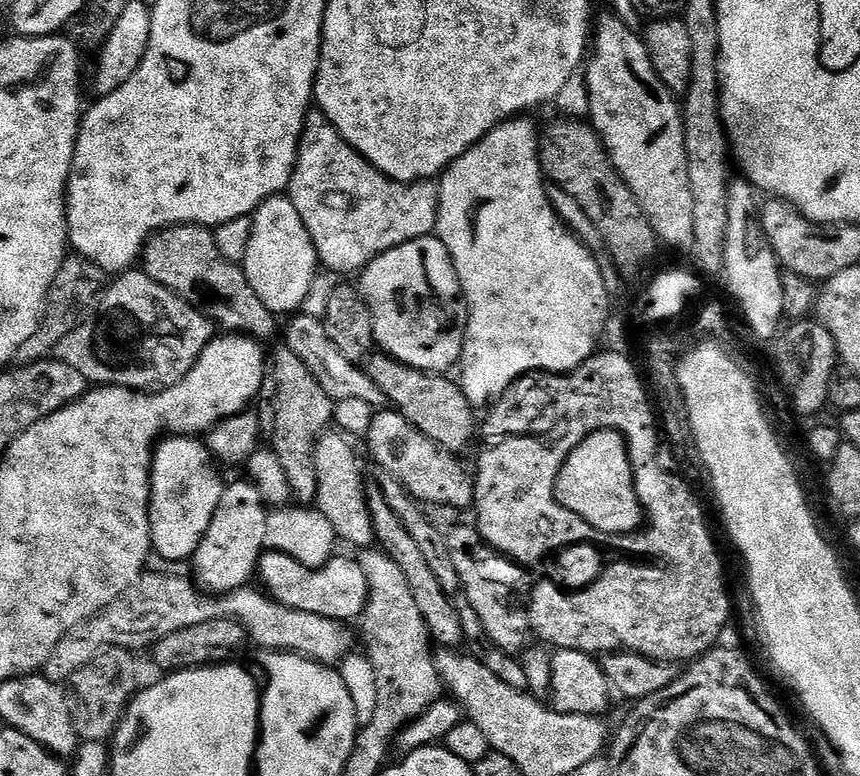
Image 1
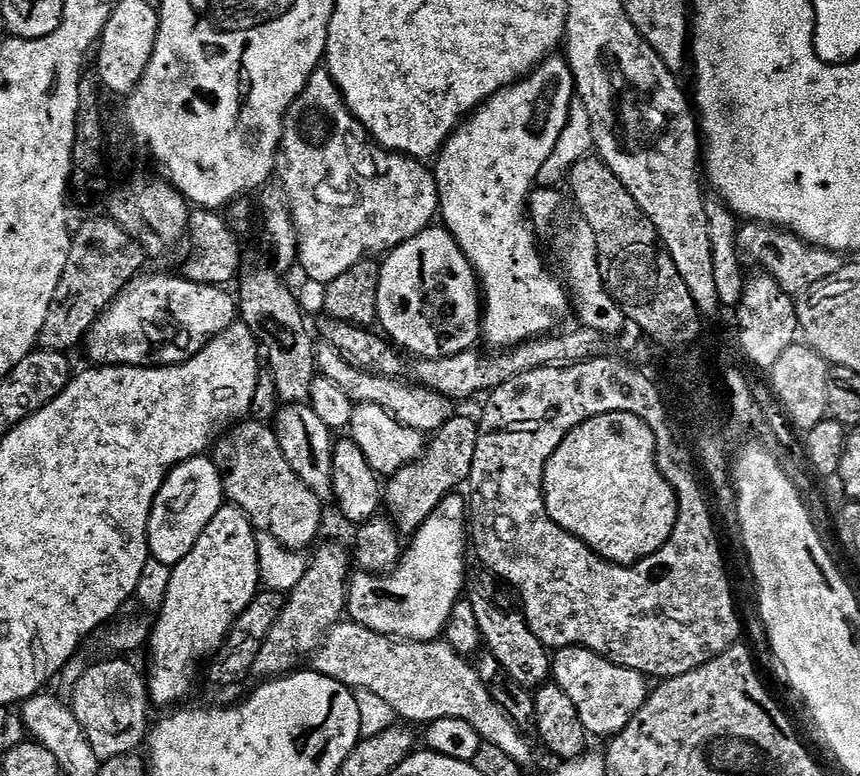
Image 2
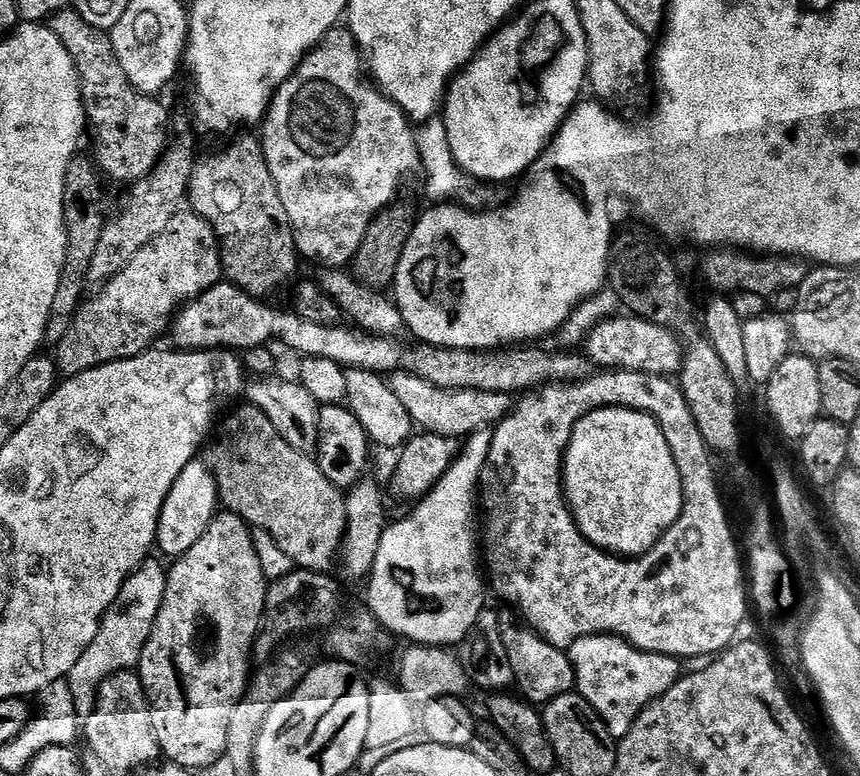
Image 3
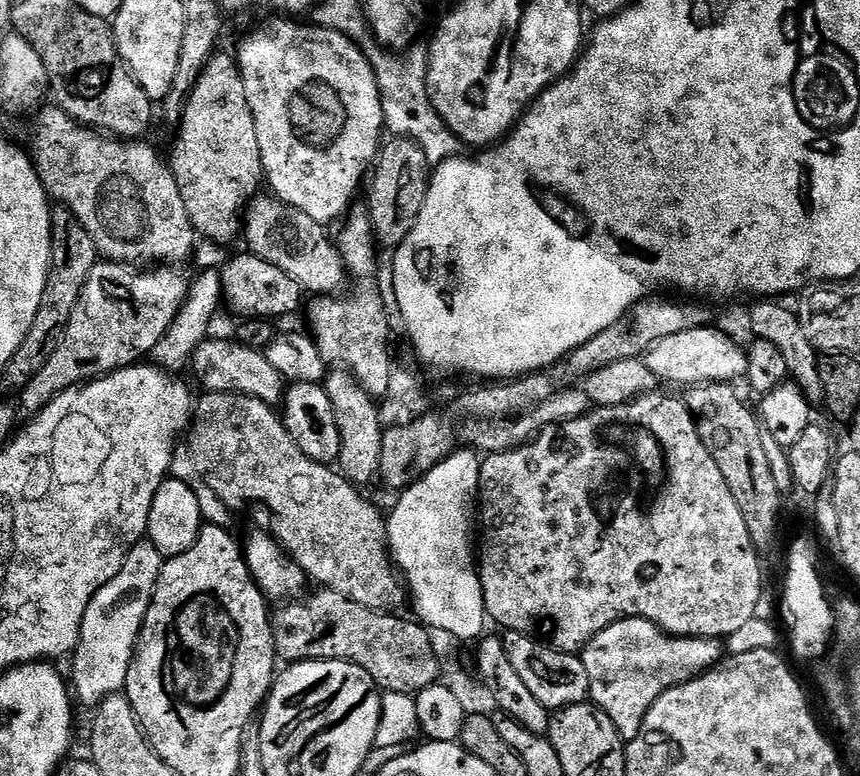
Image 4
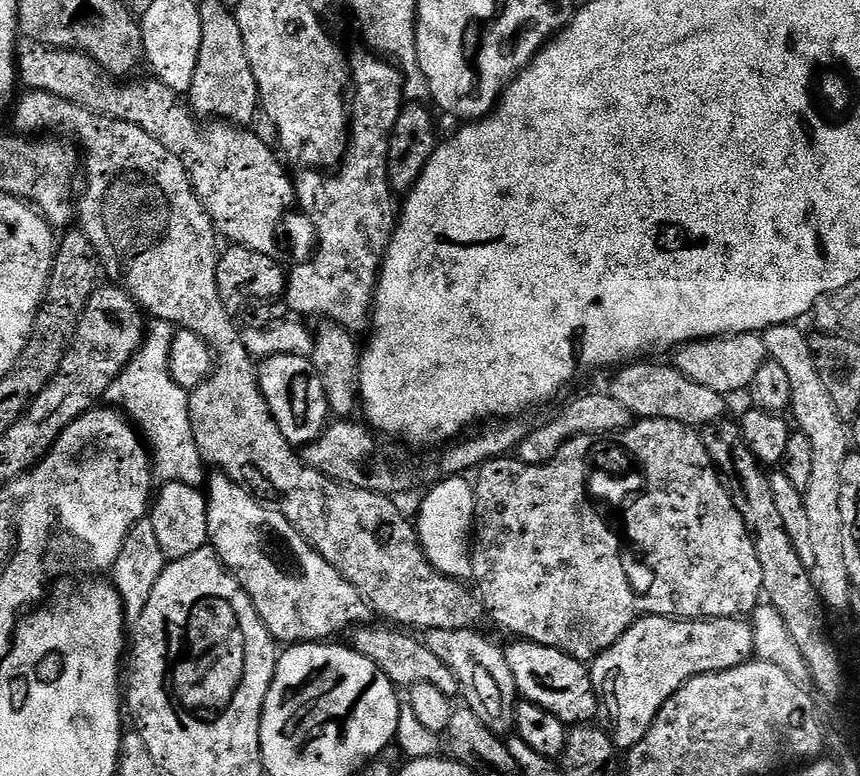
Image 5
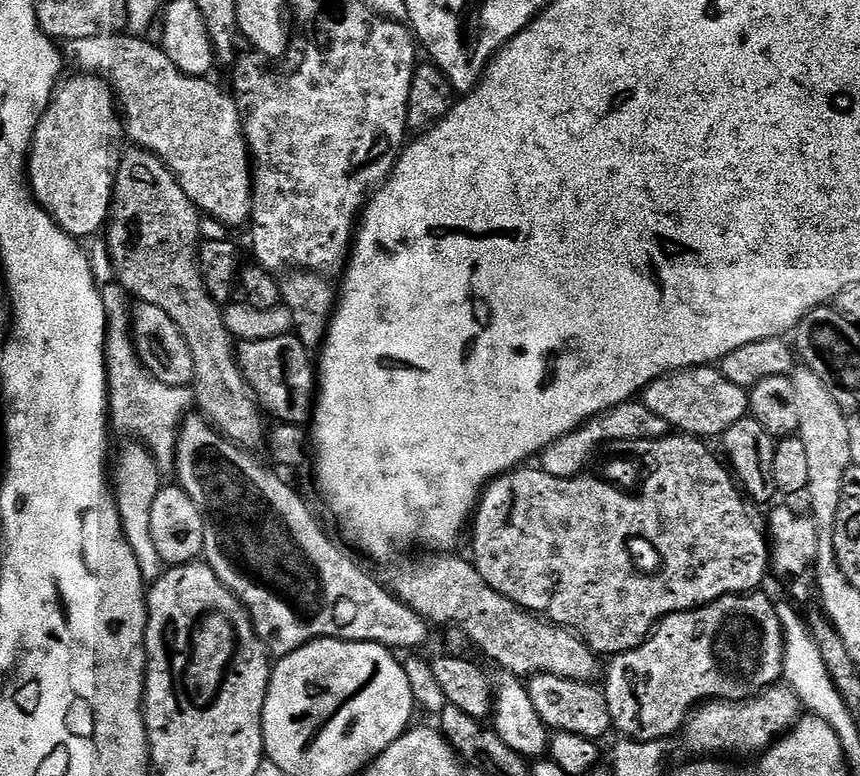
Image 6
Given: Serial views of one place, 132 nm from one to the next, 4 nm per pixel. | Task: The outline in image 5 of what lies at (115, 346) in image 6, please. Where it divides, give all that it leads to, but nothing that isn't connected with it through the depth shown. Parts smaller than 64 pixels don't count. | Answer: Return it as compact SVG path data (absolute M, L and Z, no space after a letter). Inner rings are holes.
M151 319L146 326L144 342L122 374L111 384L105 401L122 409L143 432L153 461L153 479L159 485L180 483L200 488L206 482L206 466L201 461L193 426L190 425L191 393L174 381L169 369L175 333L175 325Z

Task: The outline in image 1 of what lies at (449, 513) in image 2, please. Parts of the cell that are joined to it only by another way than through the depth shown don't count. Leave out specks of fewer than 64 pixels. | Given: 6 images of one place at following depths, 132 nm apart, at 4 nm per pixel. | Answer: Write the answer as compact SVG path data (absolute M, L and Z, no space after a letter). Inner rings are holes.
M267 551L260 557L258 576L270 598L292 609L318 614L328 619L349 622L359 619L368 600L367 581L355 557L332 556L317 570L309 570L294 558L276 551Z

